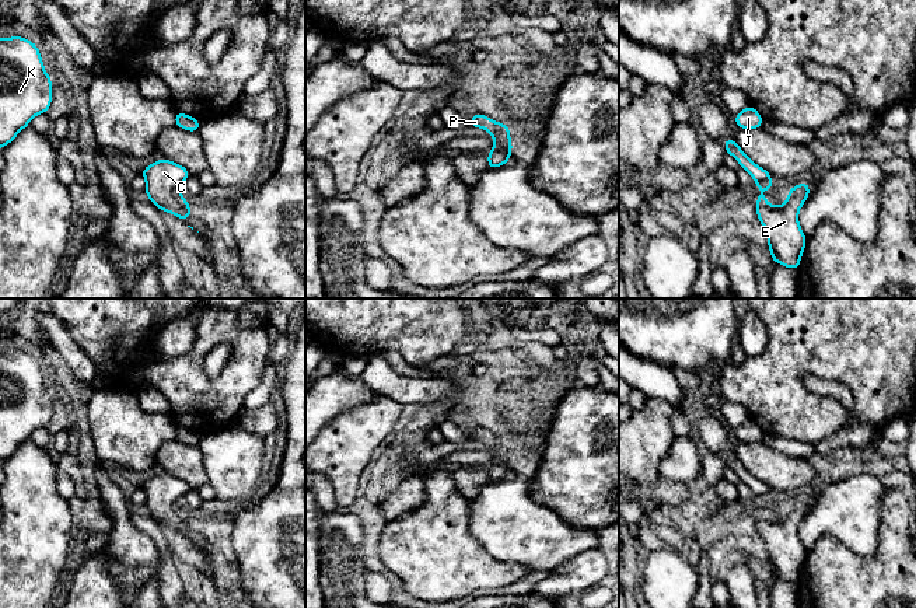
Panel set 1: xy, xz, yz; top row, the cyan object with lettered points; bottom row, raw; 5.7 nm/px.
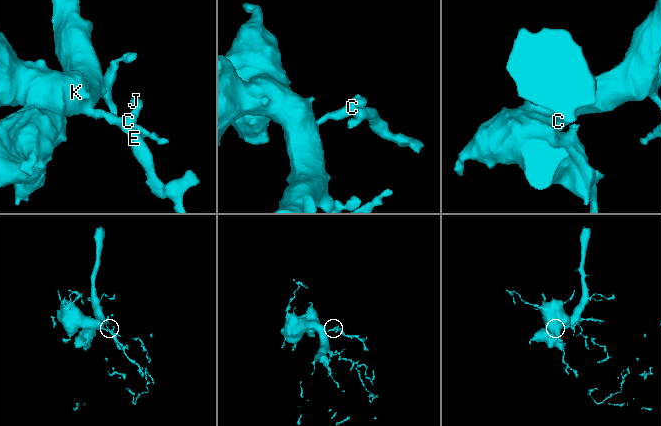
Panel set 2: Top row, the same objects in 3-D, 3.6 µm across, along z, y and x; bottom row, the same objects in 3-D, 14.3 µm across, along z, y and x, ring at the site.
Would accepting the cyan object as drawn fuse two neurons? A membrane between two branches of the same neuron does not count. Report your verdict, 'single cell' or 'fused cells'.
single cell

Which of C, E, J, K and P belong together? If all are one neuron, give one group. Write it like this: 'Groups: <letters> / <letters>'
Groups: C E J K P

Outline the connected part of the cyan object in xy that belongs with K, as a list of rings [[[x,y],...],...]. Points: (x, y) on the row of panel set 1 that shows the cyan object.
[[[0,38],[0,148],[10,144],[36,115],[52,105],[52,77],[48,76],[38,46],[27,38]]]

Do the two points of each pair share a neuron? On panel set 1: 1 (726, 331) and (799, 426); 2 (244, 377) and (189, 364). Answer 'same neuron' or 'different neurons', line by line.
1: different neurons
2: same neuron

